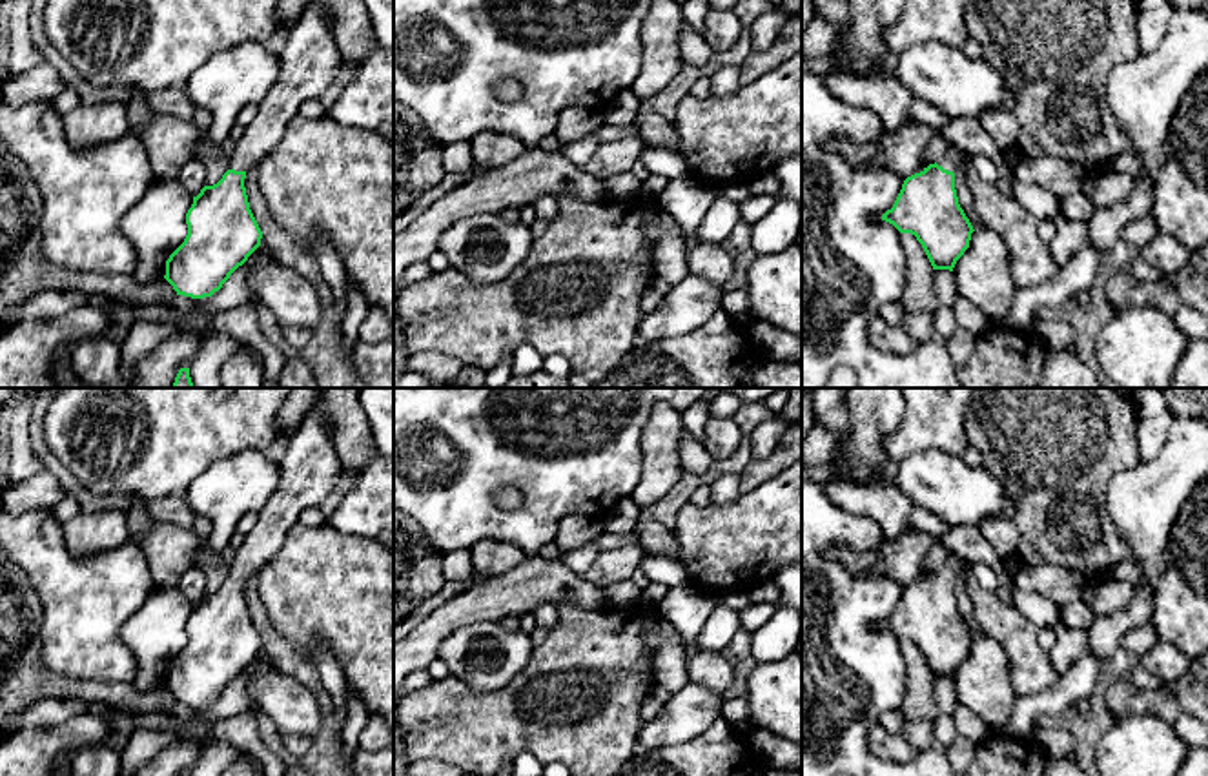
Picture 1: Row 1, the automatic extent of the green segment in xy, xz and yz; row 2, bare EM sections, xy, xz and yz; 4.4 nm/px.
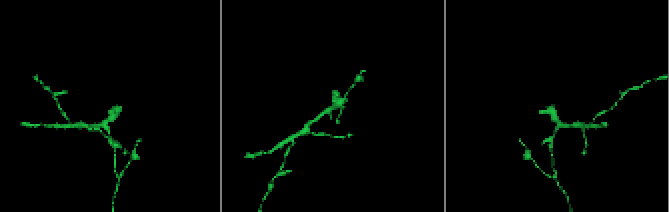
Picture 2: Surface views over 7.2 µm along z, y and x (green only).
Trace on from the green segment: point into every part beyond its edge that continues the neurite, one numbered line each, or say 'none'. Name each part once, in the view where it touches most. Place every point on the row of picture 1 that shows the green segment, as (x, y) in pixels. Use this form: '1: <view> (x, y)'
1: yz (952, 157)

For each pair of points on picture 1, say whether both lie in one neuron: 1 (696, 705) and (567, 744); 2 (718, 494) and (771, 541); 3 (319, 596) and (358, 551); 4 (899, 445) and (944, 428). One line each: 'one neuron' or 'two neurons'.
1: two neurons
2: two neurons
3: one neuron
4: one neuron

